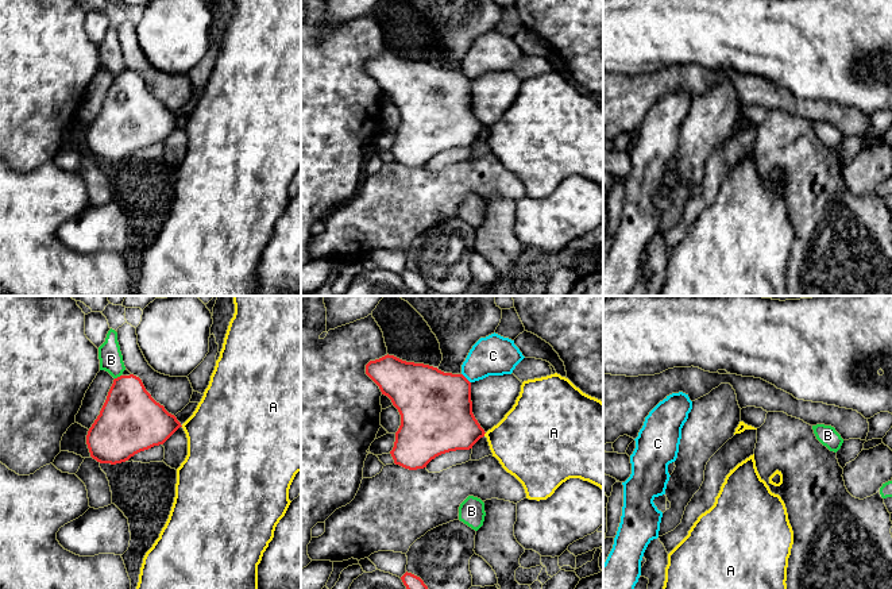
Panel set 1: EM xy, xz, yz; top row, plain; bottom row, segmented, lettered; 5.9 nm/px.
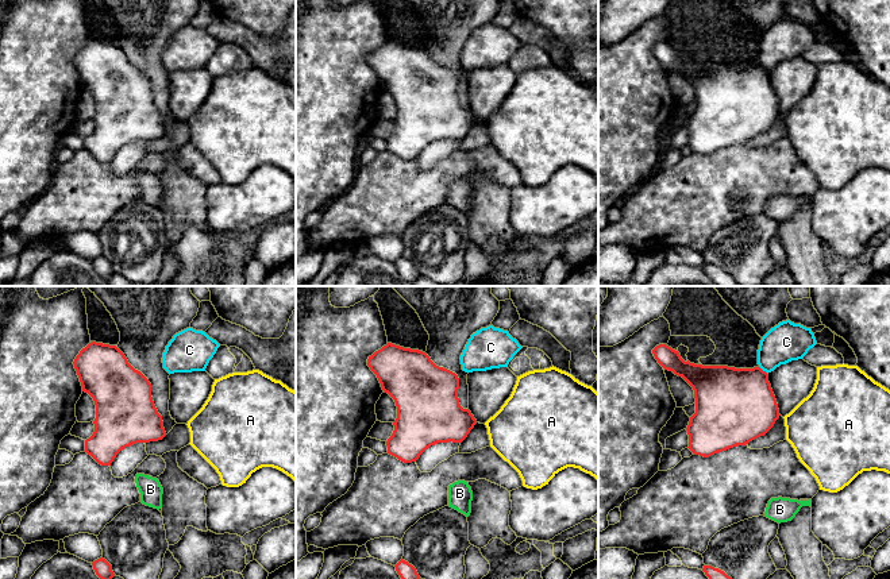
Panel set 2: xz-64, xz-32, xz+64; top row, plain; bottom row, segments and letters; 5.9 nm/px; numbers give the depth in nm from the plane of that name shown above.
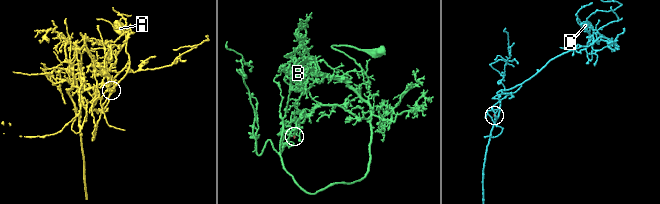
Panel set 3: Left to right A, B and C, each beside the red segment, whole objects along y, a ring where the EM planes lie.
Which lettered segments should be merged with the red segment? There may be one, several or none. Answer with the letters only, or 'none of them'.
none of them

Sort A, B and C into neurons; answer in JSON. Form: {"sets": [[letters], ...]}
{"sets": [["A"], ["B"], ["C"]]}

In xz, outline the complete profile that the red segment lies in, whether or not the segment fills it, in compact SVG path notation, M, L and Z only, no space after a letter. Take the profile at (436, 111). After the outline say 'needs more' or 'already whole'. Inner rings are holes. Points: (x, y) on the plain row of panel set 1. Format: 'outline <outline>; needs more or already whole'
outline M385 53L366 62L366 72L379 84L401 112L390 149L394 161L409 168L424 166L436 154L470 147L484 134L472 111L471 80L463 72L444 70L437 65Z; already whole

